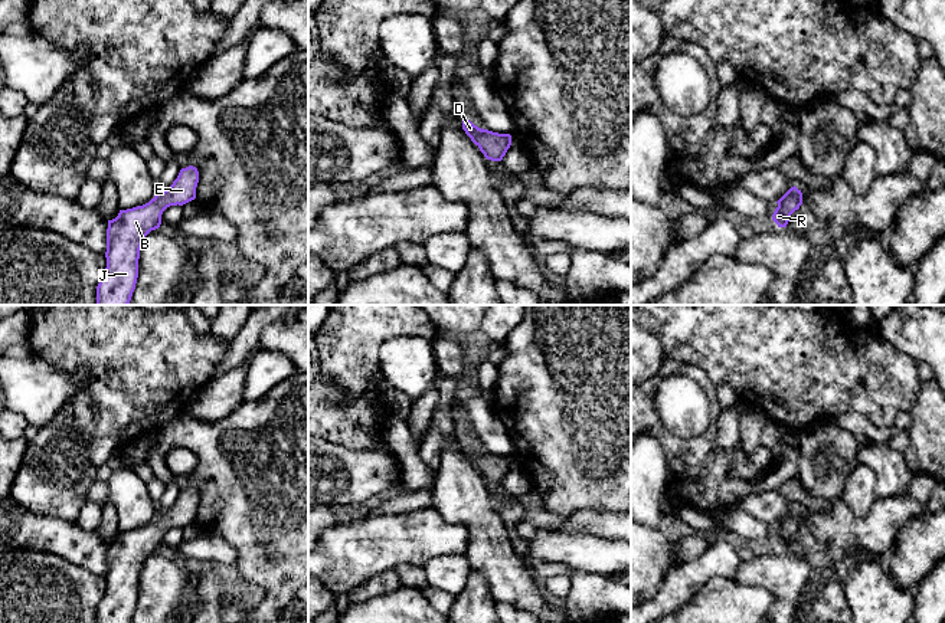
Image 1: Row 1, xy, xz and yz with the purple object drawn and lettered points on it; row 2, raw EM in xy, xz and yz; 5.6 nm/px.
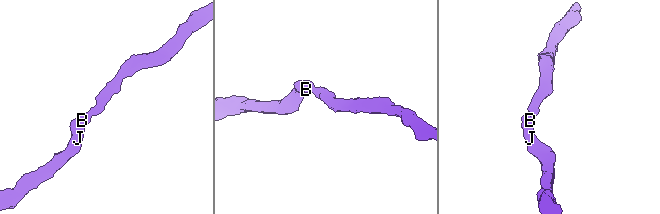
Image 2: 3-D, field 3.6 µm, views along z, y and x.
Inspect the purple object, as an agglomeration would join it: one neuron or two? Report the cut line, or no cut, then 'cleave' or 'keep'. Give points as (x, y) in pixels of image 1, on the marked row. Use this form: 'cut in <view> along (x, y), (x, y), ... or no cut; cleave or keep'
no cut; keep

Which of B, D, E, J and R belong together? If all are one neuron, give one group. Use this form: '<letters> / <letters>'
B D E J R

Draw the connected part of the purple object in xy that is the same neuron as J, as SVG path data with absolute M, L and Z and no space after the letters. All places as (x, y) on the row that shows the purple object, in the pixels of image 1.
M189 165L182 168L173 184L157 194L145 204L120 210L118 216L108 220L107 229L107 268L97 286L97 305L128 305L138 278L140 249L145 236L160 227L161 214L170 206L183 206L196 199L199 171Z

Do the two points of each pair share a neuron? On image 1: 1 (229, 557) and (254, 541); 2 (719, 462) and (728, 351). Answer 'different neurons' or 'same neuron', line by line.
1: different neurons
2: different neurons

